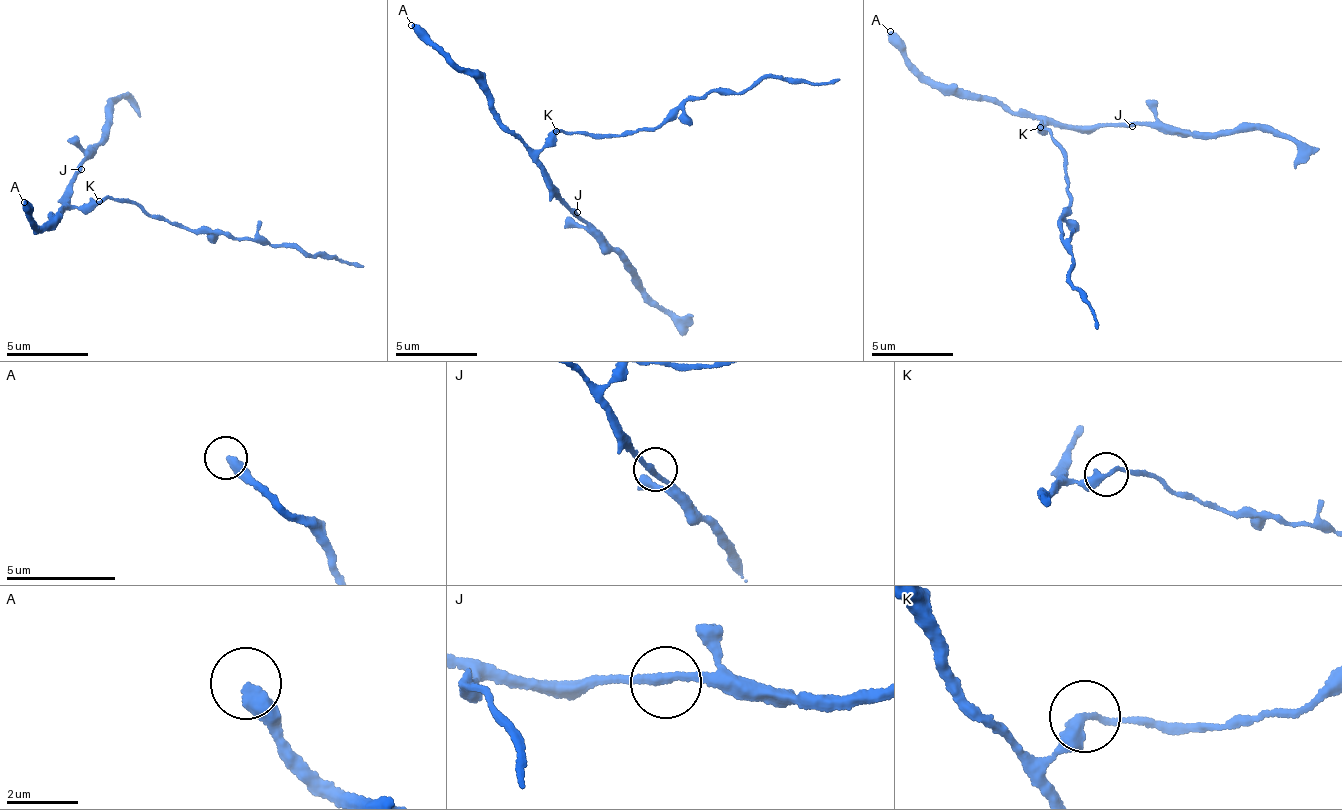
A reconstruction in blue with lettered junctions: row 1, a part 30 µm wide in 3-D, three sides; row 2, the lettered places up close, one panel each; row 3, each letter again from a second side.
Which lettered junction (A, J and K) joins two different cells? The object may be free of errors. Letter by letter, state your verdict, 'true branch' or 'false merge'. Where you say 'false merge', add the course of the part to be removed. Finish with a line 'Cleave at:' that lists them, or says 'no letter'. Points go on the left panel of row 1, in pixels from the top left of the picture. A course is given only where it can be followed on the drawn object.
A: true branch
J: true branch
K: false merge; course (97, 200), (122, 198), (182, 224), (287, 244), (303, 254), (335, 254), (363, 266)
Cleave at: K

